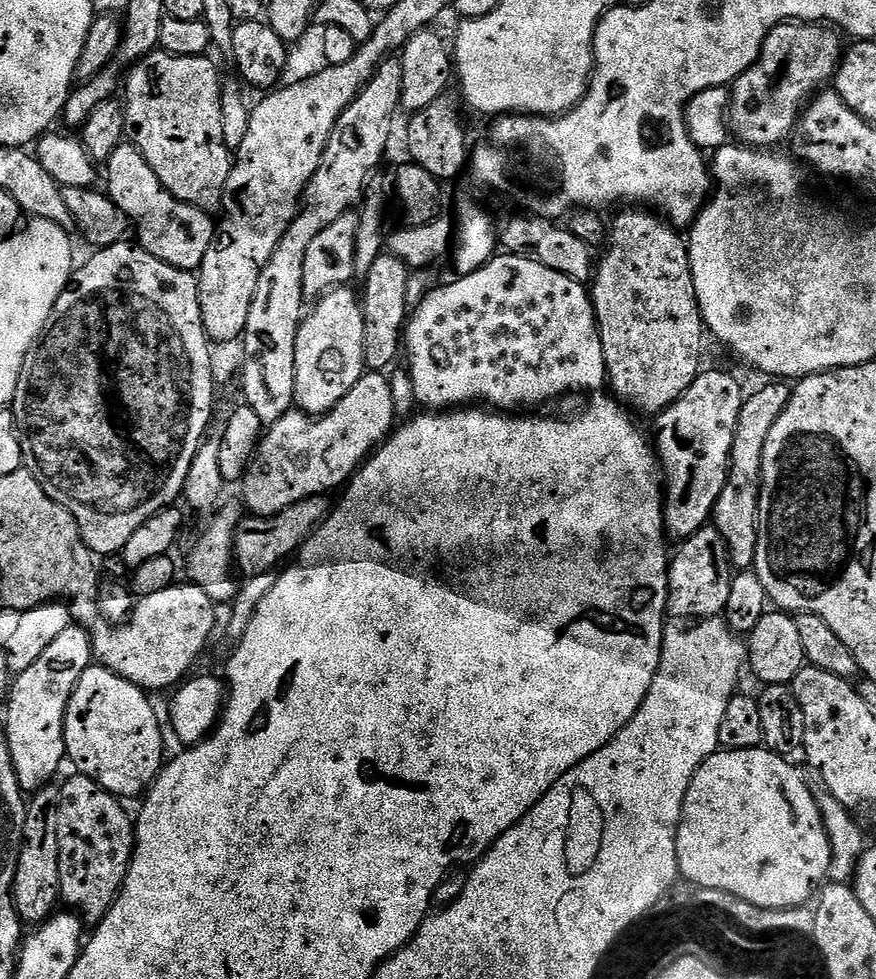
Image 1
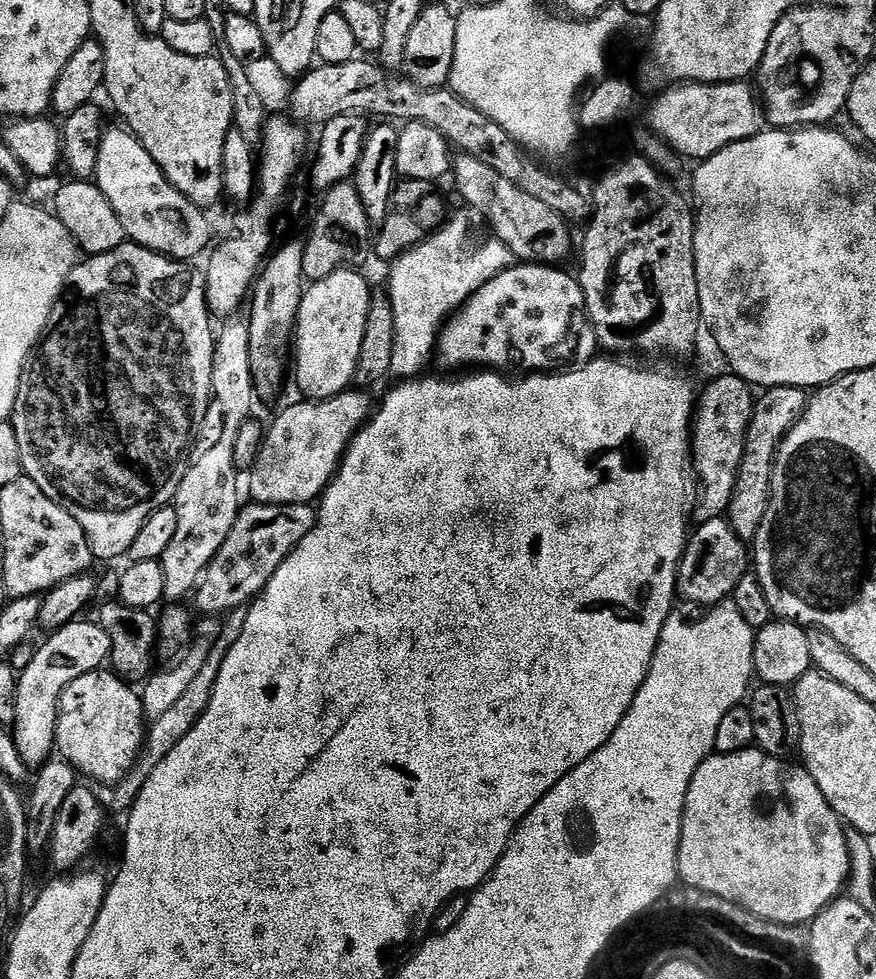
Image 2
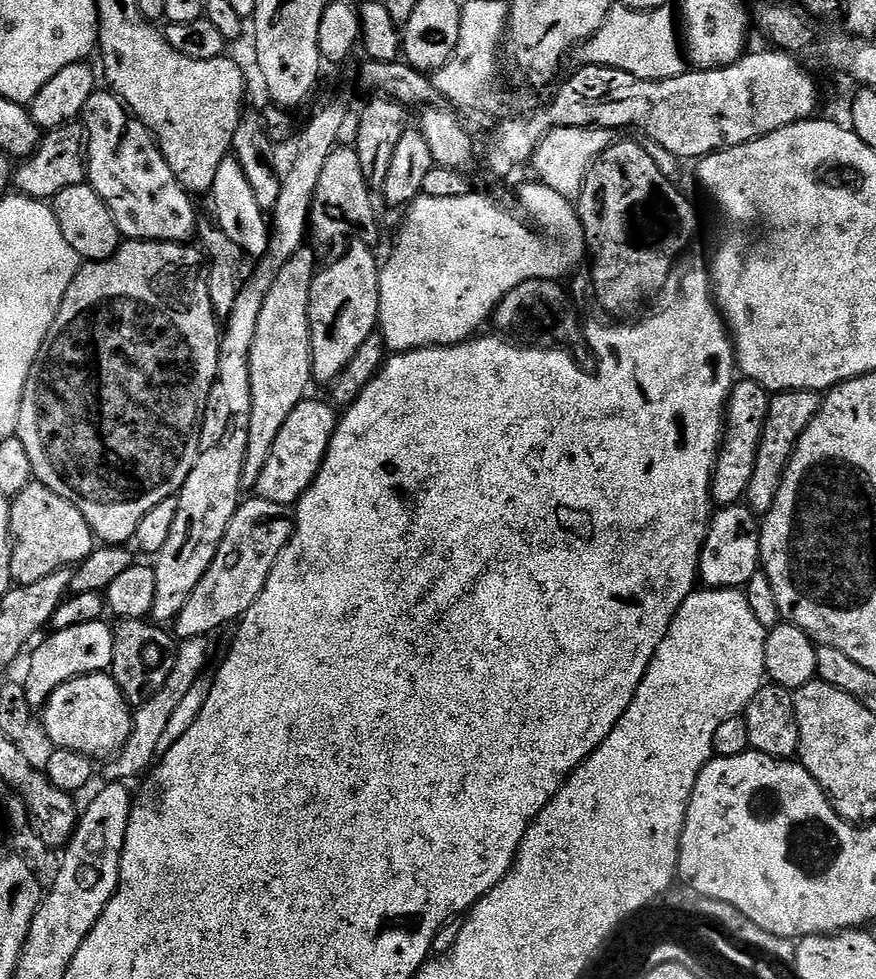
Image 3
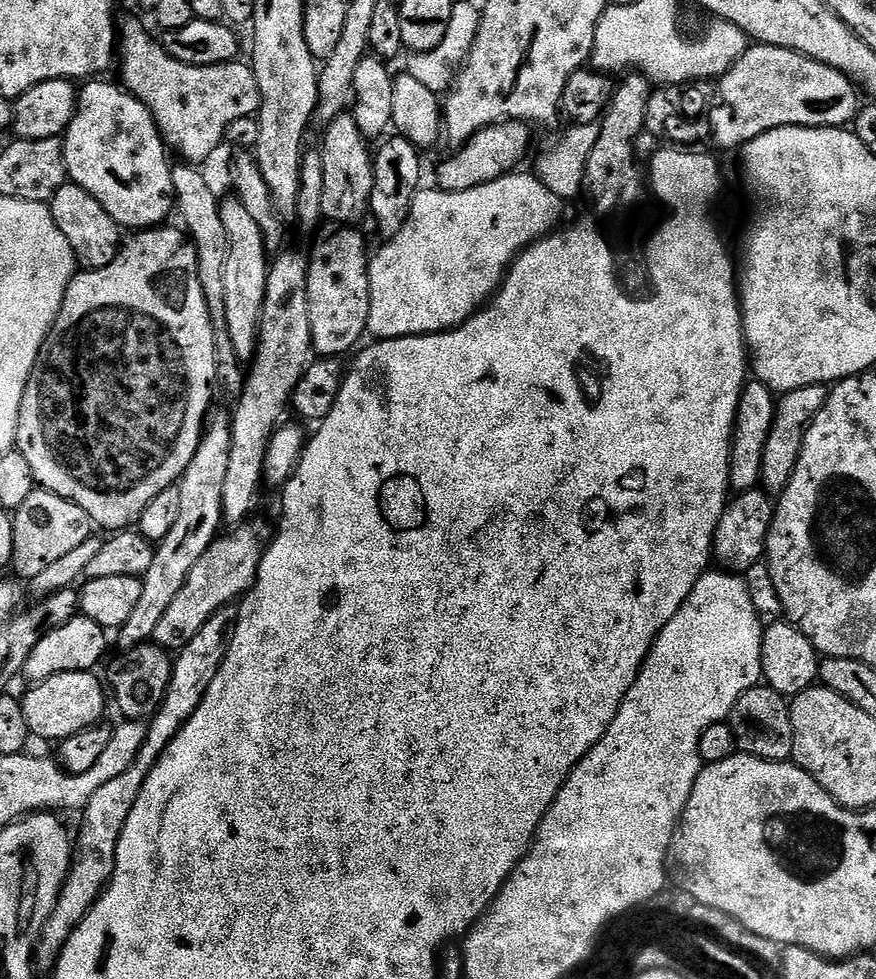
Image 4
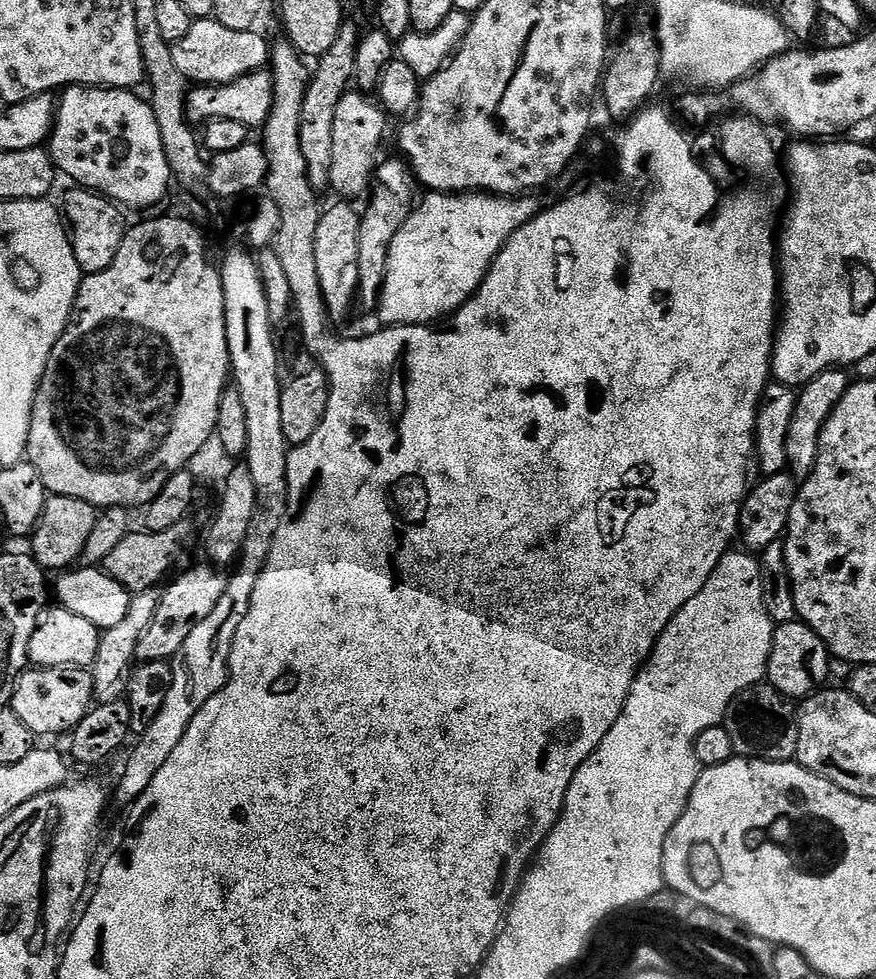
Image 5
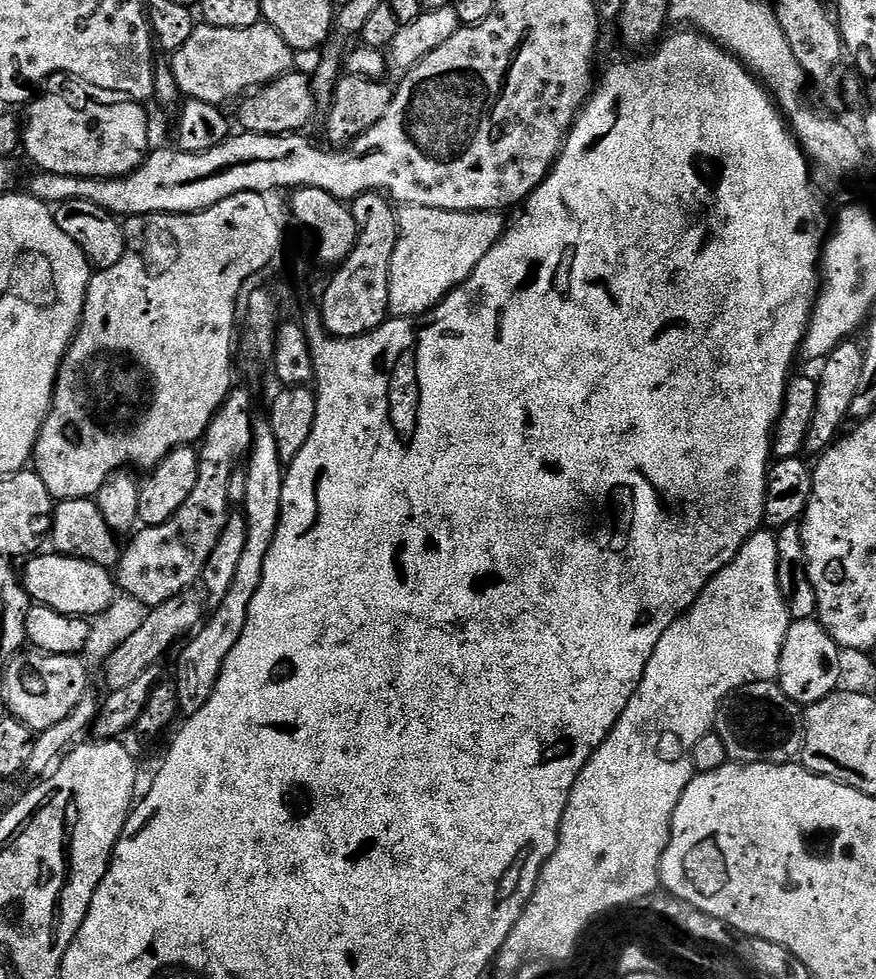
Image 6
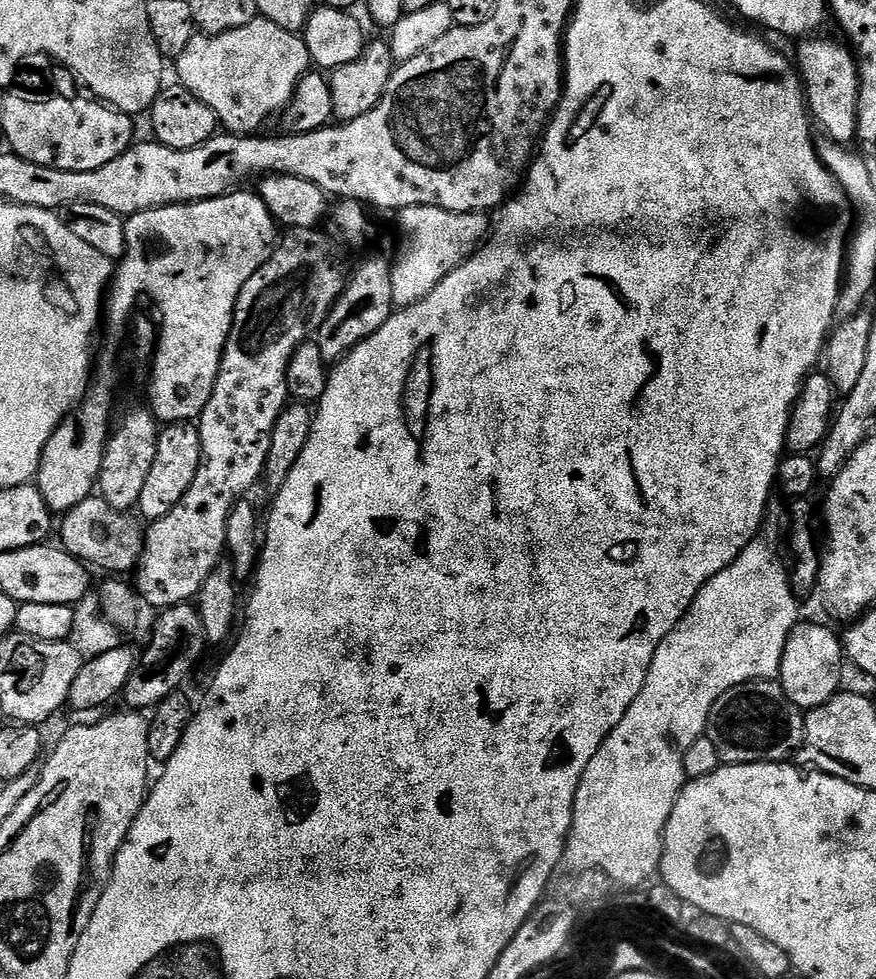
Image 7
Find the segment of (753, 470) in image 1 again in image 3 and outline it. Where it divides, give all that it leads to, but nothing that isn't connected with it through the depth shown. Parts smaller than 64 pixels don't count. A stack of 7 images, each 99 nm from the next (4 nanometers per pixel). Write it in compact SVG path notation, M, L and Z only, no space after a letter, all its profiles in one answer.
M806 390L778 392L769 399L766 424L758 442L758 452L754 458L754 472L750 474L746 497L746 503L753 512L766 514L774 506L774 498L778 496L778 486L784 468L792 457L798 438L802 438L806 426L810 426L810 422L818 414L821 399L821 393Z

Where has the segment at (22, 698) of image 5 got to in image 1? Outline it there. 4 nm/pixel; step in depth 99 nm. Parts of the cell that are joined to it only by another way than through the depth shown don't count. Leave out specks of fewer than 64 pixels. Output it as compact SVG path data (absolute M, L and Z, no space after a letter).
M87 668L82 678L78 678L78 686L70 698L64 719L66 756L70 764L77 768L75 771L81 776L89 776L117 798L139 797L147 793L166 763L164 732L160 729L160 716L151 699L153 697L145 689L134 686L134 682L114 674L109 668Z

